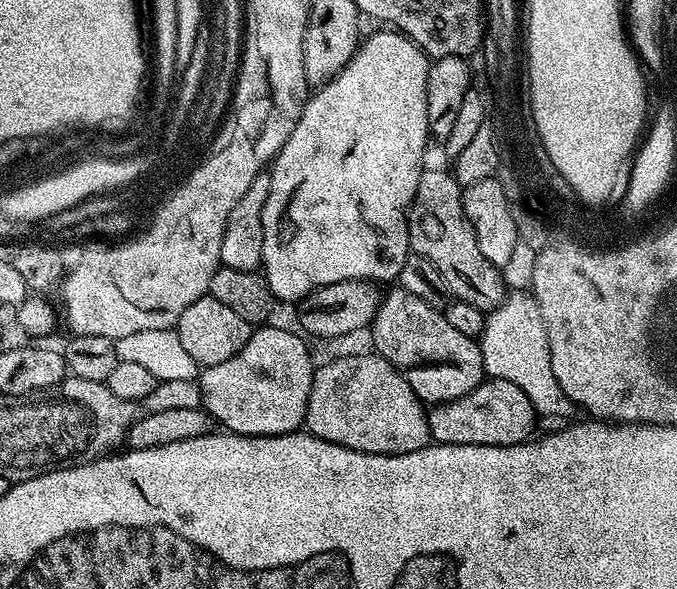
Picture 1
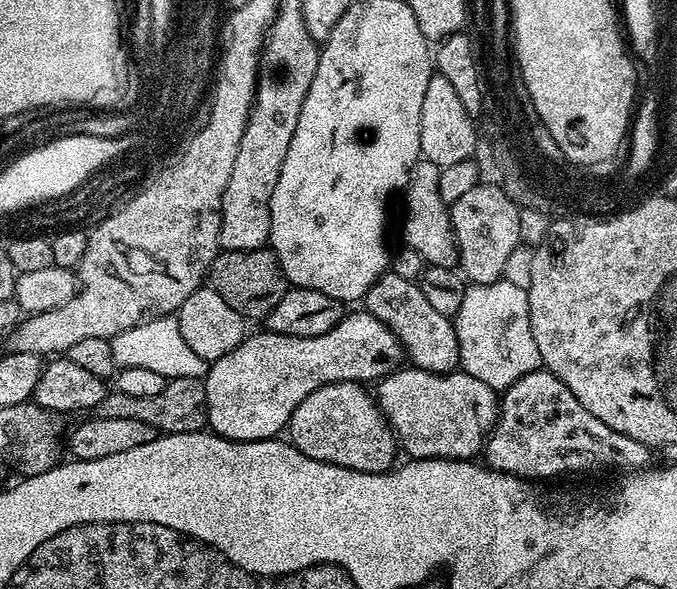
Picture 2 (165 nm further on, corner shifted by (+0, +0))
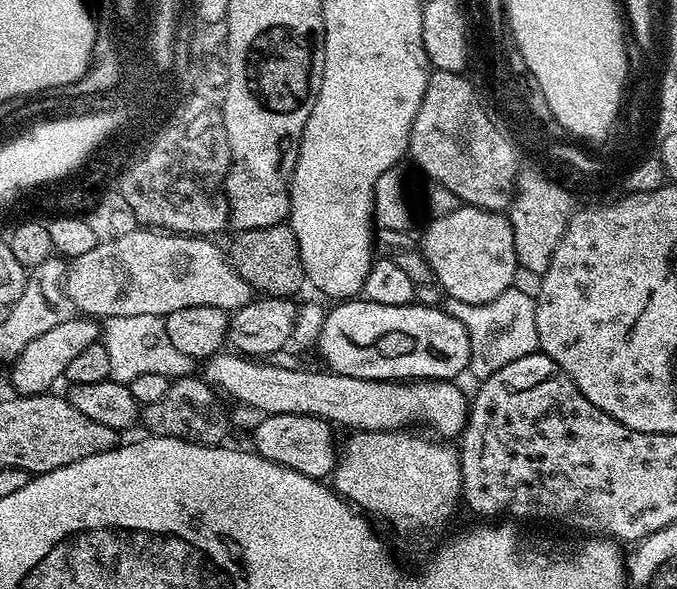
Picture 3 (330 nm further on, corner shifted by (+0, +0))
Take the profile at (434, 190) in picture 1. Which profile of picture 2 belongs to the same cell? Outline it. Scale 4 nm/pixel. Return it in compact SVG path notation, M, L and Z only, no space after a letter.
M423 158L416 161L408 182L402 189L404 196L404 240L407 247L413 248L424 259L425 265L446 266L456 268L456 239L452 229L452 214L449 205L442 202L438 194L438 178L440 168L434 162Z

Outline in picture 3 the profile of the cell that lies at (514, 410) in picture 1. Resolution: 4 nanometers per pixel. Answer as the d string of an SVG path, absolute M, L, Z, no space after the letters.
M221 350L215 356L210 356L203 365L202 379L213 388L219 390L225 397L233 396L237 401L237 405L254 408L257 413L273 416L274 414L298 414L299 416L317 416L323 420L331 422L333 425L348 428L347 430L357 430L363 432L390 432L393 430L404 430L409 426L420 426L416 424L425 424L429 433L435 434L440 438L456 438L464 431L464 424L468 421L468 410L470 407L469 397L464 397L464 392L459 388L459 383L450 380L367 380L366 378L350 378L343 376L331 370L323 370L324 372L307 372L304 368L279 368L278 365L272 364L276 362L257 362L255 359L247 356L241 356L232 350Z

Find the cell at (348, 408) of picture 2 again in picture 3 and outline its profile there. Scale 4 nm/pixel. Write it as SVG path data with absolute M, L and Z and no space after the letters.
M264 414L257 419L256 427L251 429L251 447L262 458L275 464L298 470L310 478L323 481L331 477L336 467L338 440L332 437L333 425L317 416L299 416L298 414Z

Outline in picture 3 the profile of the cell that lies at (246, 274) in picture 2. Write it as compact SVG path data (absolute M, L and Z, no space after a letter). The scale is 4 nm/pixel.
M287 223L266 226L262 230L246 230L233 235L230 259L234 270L246 278L253 293L260 296L295 297L300 287L305 287L304 267L298 250L298 238Z

